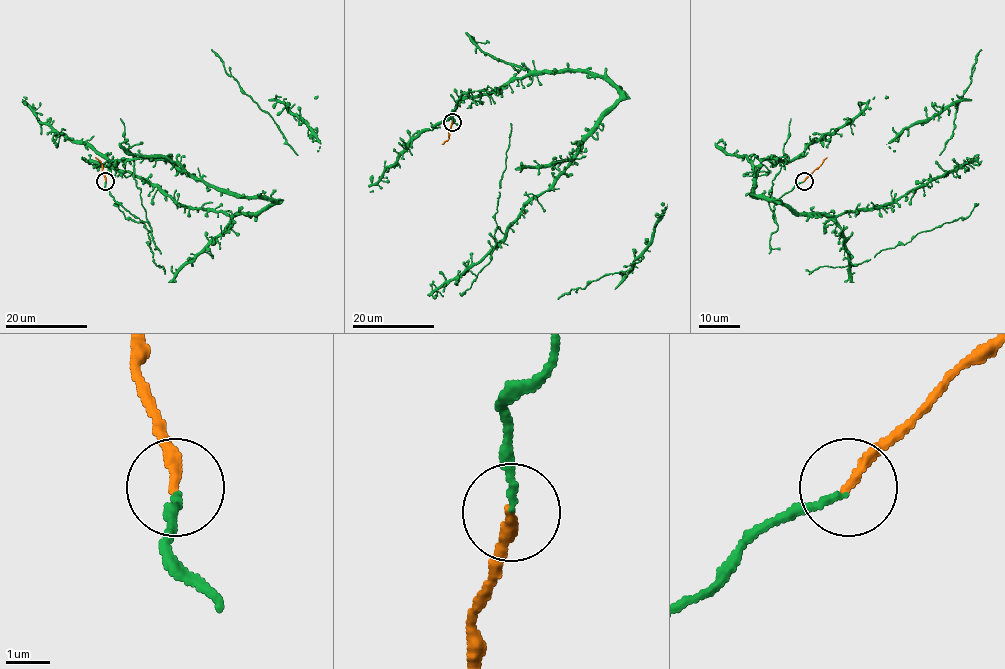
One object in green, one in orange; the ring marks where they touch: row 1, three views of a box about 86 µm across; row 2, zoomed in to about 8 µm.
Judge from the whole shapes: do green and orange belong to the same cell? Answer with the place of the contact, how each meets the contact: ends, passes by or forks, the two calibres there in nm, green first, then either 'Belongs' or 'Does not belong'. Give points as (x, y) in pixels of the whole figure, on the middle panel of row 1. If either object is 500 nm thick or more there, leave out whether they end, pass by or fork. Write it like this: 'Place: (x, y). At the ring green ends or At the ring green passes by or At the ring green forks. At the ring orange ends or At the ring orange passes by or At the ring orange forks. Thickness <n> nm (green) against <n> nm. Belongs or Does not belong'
Place: (452, 122). At the ring green ends. At the ring orange ends. Thickness 150 nm (green) against 240 nm. Belongs

